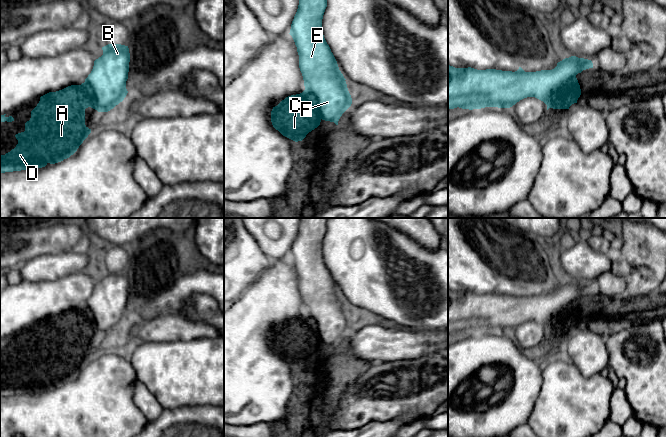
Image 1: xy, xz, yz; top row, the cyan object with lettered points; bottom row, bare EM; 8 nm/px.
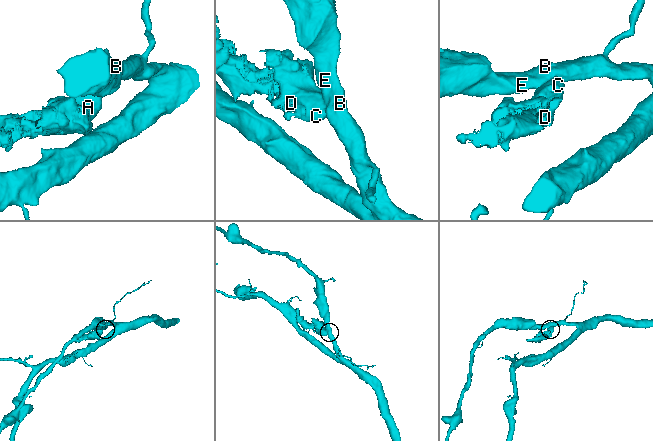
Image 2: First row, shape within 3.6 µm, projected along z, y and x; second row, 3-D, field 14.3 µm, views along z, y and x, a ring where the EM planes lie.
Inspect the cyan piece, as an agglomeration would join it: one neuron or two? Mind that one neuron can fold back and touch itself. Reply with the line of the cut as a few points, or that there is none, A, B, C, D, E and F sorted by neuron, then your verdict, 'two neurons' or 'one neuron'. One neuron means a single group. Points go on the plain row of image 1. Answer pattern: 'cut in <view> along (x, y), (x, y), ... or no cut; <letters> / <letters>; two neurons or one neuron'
cut in yz along (576, 302), (573, 302), (557, 314), (547, 329); A C D / B E F; two neurons

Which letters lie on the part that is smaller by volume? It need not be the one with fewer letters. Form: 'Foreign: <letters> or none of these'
Foreign: A, C, D

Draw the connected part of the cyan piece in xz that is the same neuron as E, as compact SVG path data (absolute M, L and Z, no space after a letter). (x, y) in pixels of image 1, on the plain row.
M299 218L298 233L289 258L297 271L299 292L303 300L305 314L315 320L321 343L338 349L342 338L351 330L352 322L347 312L346 303L339 294L337 285L323 259L322 243L327 231L328 219Z

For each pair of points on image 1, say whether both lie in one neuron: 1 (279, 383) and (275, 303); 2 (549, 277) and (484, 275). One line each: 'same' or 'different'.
1: same
2: same

